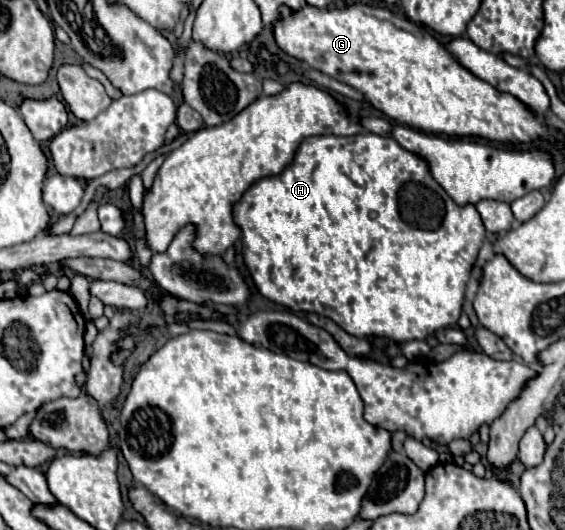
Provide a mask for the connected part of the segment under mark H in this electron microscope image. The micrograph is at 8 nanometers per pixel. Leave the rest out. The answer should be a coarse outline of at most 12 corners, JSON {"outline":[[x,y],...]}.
{"outline":[[392,137],[234,209],[258,291],[356,337],[458,323],[484,241]]}

